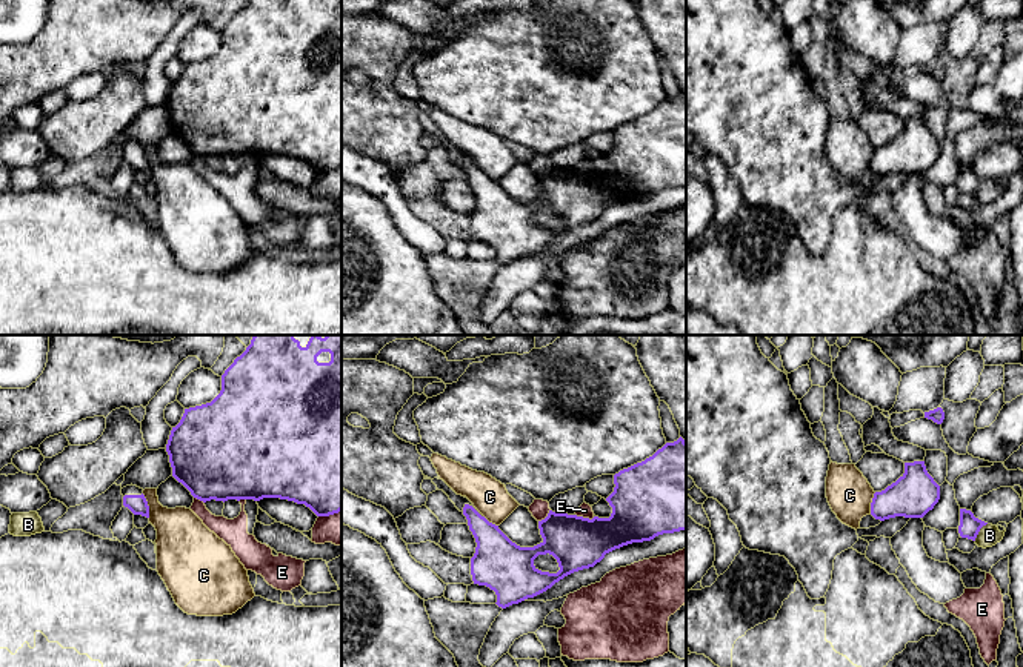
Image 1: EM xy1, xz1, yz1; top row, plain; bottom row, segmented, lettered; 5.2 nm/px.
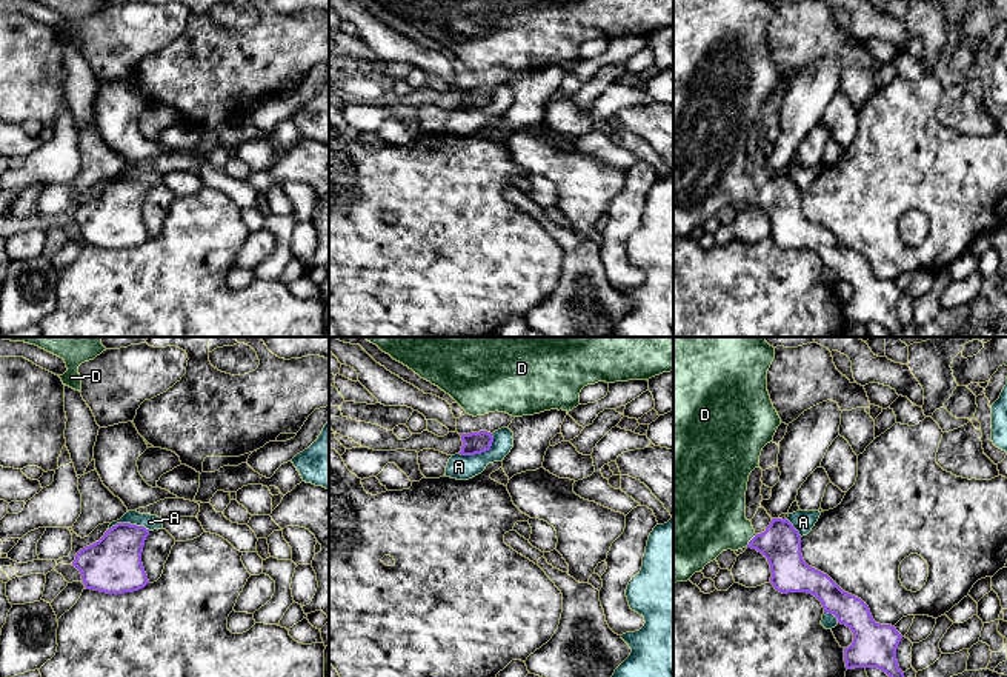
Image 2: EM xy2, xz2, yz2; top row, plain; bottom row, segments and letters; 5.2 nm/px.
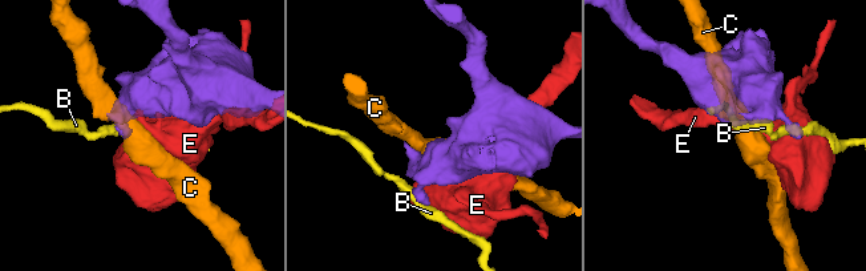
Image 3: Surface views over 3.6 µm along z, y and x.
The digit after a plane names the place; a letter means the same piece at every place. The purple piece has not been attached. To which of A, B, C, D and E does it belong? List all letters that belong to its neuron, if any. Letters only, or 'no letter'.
D

